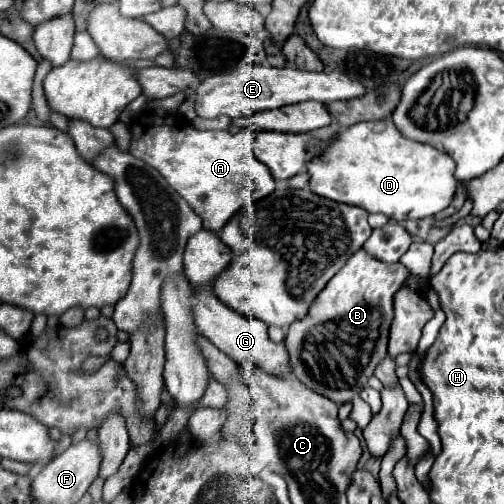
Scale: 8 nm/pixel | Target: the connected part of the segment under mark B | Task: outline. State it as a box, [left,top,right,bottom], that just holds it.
[284,248,410,406]

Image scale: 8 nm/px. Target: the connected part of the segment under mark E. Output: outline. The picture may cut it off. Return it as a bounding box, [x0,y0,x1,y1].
[190,64,366,118]

